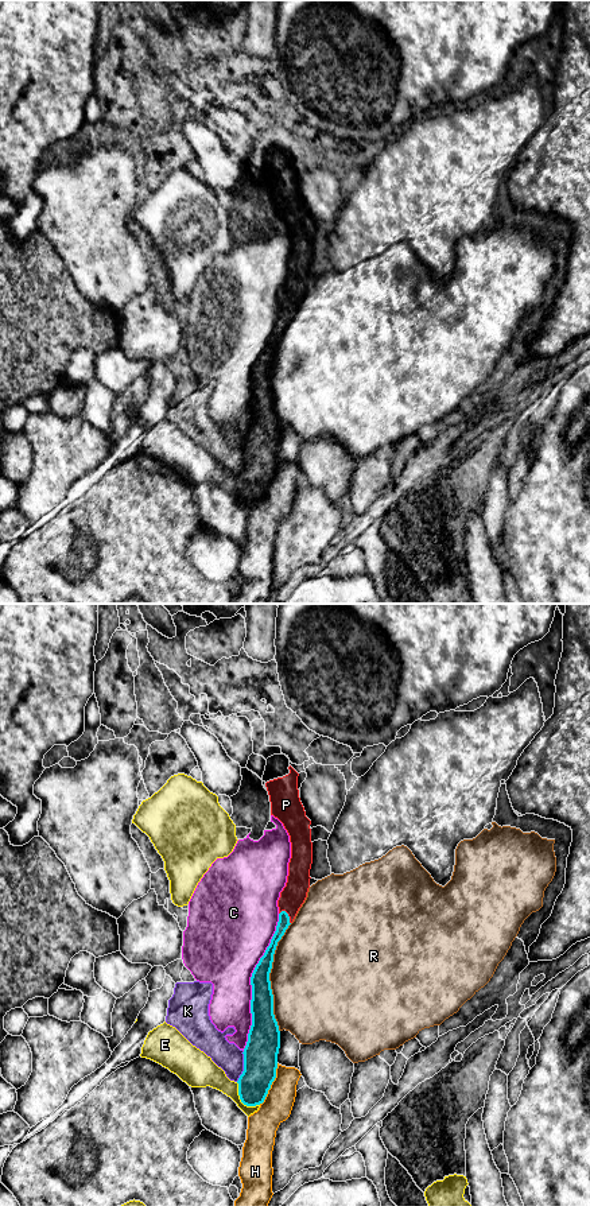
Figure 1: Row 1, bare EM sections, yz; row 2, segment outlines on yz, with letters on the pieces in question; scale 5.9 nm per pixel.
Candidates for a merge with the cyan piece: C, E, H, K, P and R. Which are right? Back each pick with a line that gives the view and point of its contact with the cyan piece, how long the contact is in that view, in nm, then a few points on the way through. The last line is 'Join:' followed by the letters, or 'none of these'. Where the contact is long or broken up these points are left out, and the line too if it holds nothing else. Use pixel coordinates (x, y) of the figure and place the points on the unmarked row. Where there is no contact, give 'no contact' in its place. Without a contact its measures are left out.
P: meets cyan in yz at (288, 313); contact 100 nm long; runs through yz (283, 320), (288, 313), (288, 299), (294, 290)
Join: P

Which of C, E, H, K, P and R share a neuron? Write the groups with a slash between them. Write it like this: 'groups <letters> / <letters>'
groups C / E / H / K / P / R

